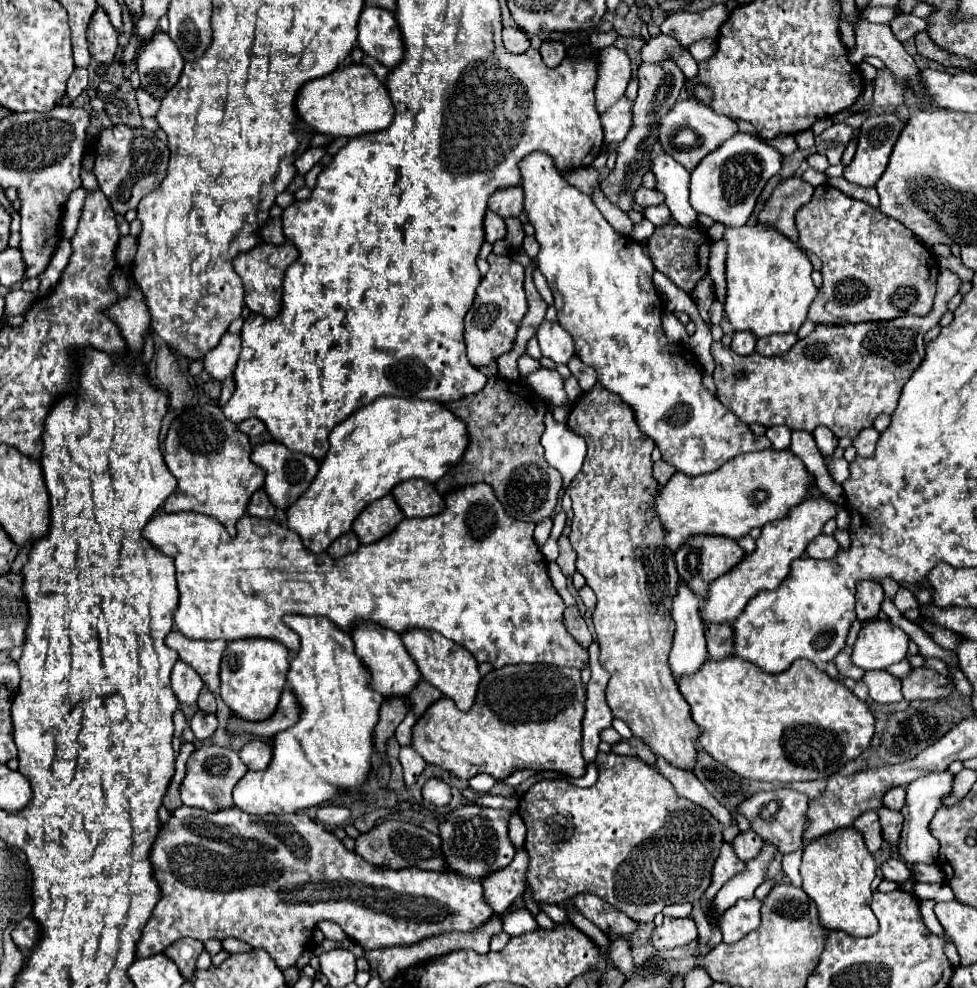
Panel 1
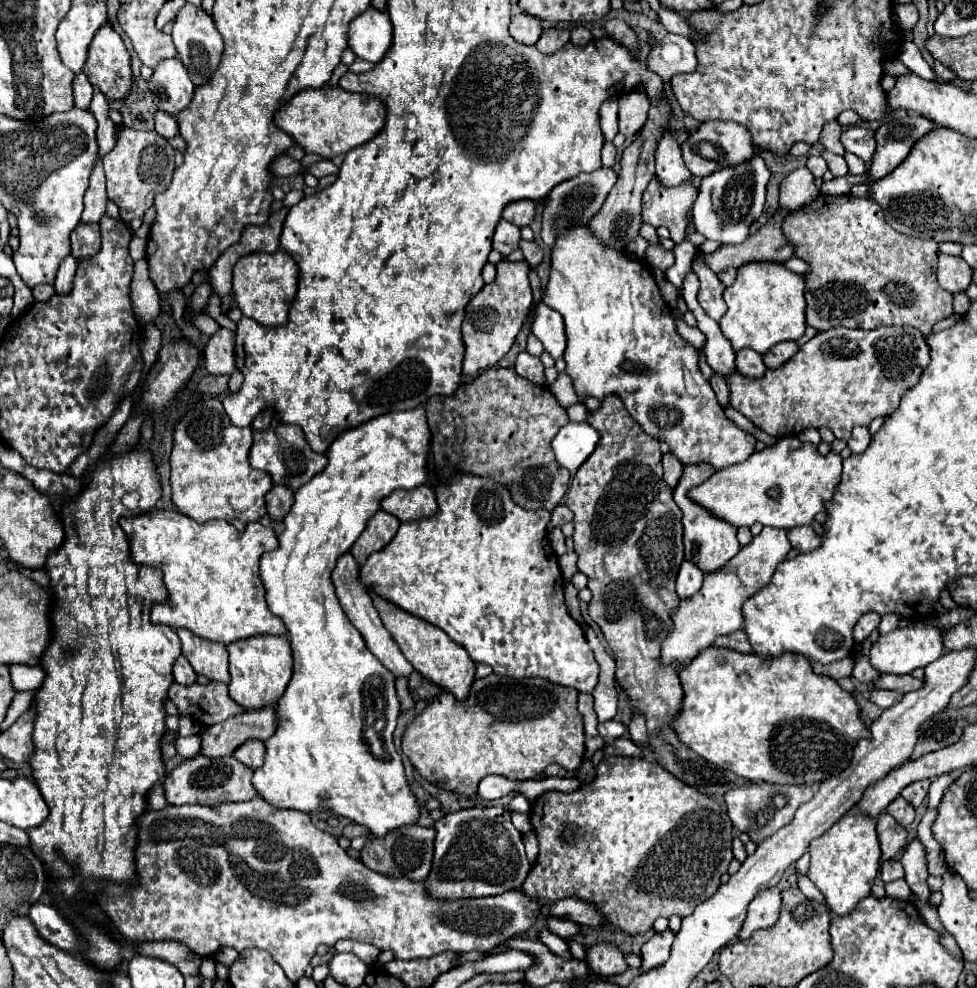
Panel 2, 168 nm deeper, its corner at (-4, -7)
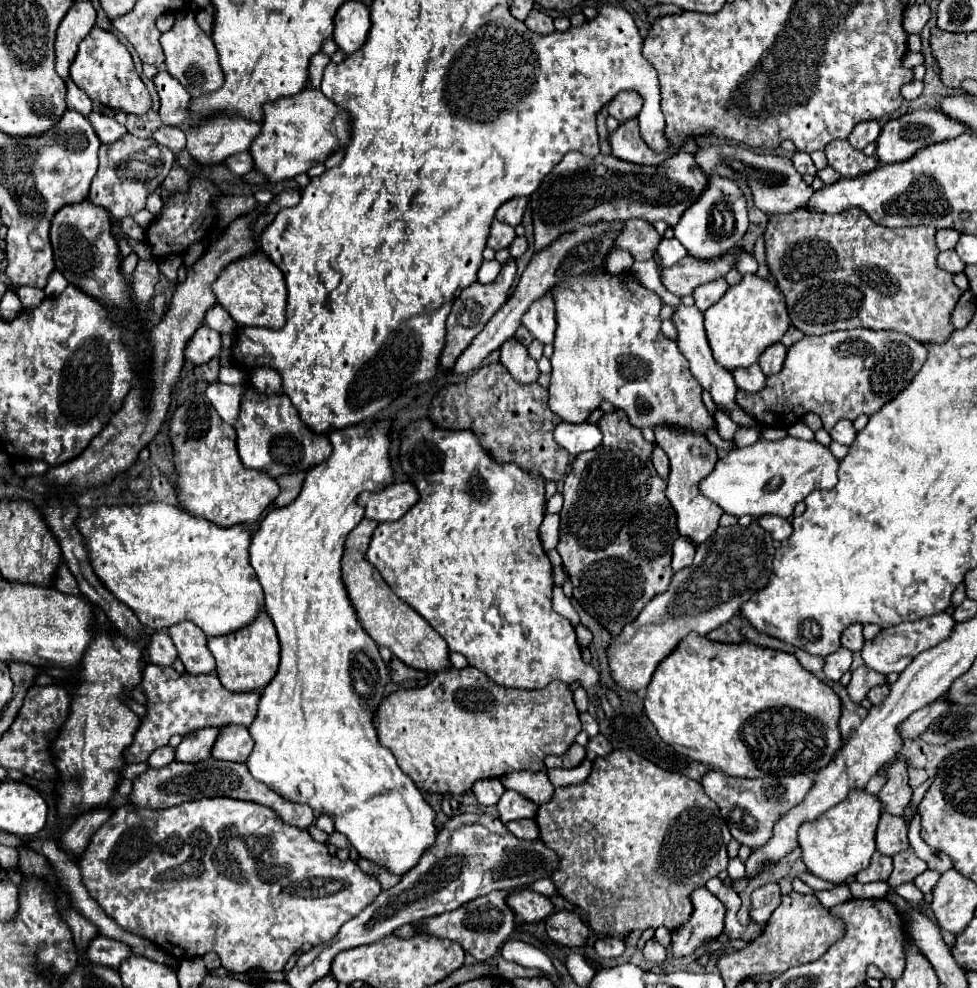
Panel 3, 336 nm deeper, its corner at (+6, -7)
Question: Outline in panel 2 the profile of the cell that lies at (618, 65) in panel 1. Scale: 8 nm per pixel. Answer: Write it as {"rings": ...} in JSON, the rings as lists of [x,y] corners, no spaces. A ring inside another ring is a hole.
{"rings":[[[610,98],[600,108],[600,126],[606,140],[612,140],[618,134],[618,98]]]}

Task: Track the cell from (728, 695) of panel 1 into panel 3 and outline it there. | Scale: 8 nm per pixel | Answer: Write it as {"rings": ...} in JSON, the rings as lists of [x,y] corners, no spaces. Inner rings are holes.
{"rings":[[[690,632],[678,648],[658,664],[652,682],[648,684],[644,710],[660,738],[678,754],[730,776],[762,778],[764,774],[812,774],[814,770],[828,766],[844,744],[838,726],[842,712],[838,694],[812,672],[804,670],[792,654],[762,648],[752,642],[720,644],[694,632]]]}

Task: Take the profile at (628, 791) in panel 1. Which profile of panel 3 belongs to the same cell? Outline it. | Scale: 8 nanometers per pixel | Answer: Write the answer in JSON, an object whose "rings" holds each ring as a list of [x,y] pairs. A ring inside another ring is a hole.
{"rings":[[[614,750],[608,756],[596,758],[590,778],[584,784],[578,784],[578,786],[556,788],[552,800],[538,806],[538,812],[536,812],[534,820],[540,828],[540,842],[544,842],[544,846],[554,850],[556,856],[560,858],[560,866],[550,876],[550,880],[556,884],[556,892],[562,898],[566,898],[570,904],[574,904],[574,906],[578,906],[586,912],[588,924],[596,934],[606,934],[606,936],[610,936],[610,934],[628,934],[632,930],[646,930],[646,928],[658,928],[658,926],[668,926],[670,930],[676,930],[692,914],[690,892],[704,886],[710,878],[718,876],[728,866],[726,844],[730,842],[732,836],[728,832],[728,826],[726,826],[724,818],[720,816],[718,806],[706,796],[702,786],[698,782],[686,778],[686,776],[680,776],[676,772],[668,772],[668,770],[658,768],[656,764],[648,762],[646,758],[640,758],[640,754],[636,754],[632,750]]]}

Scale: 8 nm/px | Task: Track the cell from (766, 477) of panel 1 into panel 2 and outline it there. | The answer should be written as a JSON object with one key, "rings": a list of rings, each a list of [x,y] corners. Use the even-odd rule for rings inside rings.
{"rings":[[[796,436],[780,438],[774,446],[754,452],[748,460],[716,470],[702,486],[690,490],[694,502],[710,508],[718,518],[740,526],[752,526],[760,522],[774,528],[794,528],[810,524],[818,512],[824,510],[824,502],[832,500],[834,490],[842,474],[842,456],[828,452],[822,456],[810,442],[800,442]]]}

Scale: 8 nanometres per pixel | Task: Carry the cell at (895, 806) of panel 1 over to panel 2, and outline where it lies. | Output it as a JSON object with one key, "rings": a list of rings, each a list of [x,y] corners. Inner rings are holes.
{"rings":[[[918,780],[918,782],[912,782],[910,786],[906,786],[906,788],[902,790],[902,796],[904,796],[914,808],[918,808],[918,806],[922,804],[922,800],[926,798],[926,794],[928,794],[930,782],[932,782],[932,780]]]}

